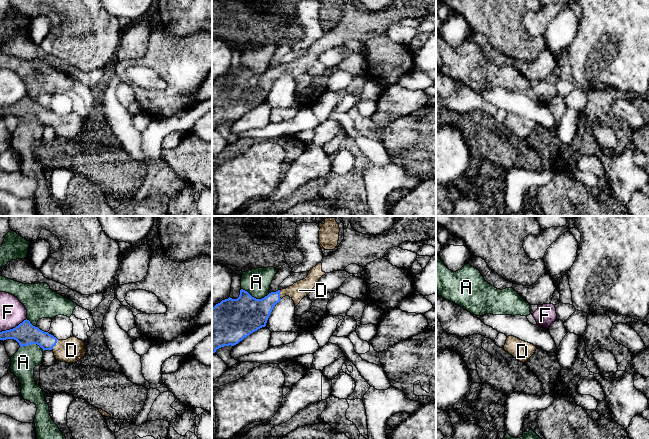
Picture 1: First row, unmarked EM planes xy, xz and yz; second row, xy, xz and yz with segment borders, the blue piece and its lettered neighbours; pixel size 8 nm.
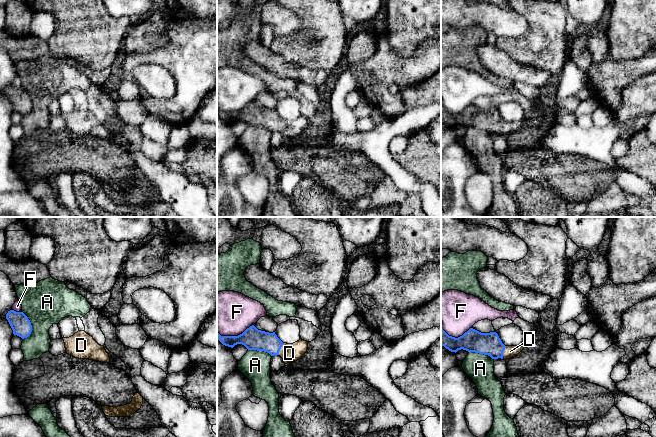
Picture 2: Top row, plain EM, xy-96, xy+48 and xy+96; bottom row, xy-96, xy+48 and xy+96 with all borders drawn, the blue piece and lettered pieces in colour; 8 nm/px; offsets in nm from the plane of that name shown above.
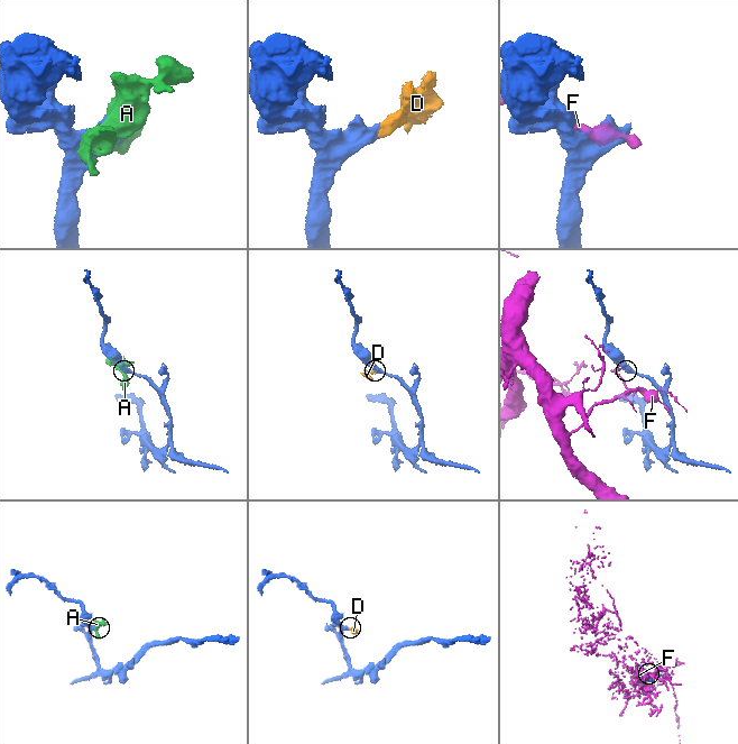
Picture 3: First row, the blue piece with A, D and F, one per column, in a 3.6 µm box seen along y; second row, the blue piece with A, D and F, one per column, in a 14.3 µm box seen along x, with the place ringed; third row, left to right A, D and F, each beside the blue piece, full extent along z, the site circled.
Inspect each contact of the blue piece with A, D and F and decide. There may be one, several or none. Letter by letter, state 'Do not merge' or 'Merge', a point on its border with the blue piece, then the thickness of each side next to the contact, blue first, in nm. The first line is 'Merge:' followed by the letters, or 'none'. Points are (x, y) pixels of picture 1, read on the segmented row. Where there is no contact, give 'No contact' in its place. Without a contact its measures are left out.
Merge: D
A: Do not merge. Touches blue at xz (255, 298). Thickness 340 nm (blue) against 220 nm
D: Merge. Touches blue at xy (55, 344). Thickness 180 nm (blue) against 200 nm
F: Do not merge. Touches blue at xy (13, 328). Thickness 180 nm (blue) against 200 nm

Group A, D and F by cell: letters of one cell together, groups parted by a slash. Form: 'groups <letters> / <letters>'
groups A / D / F

